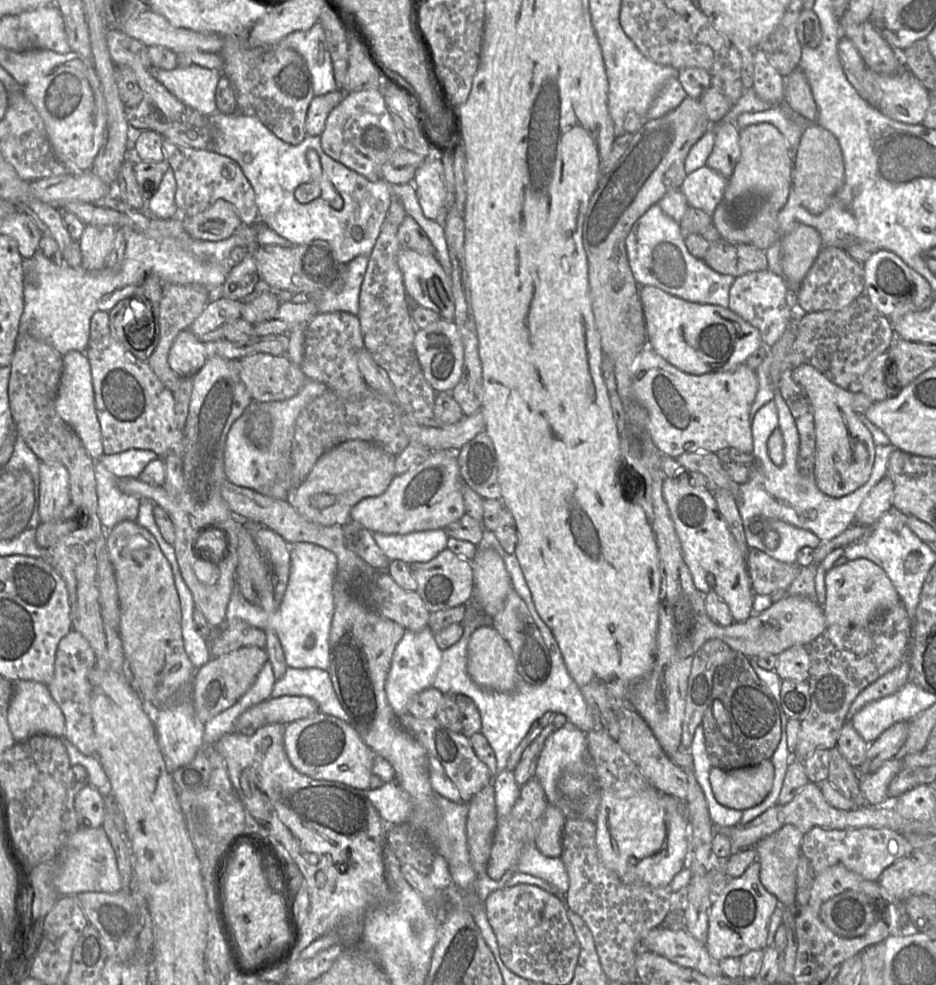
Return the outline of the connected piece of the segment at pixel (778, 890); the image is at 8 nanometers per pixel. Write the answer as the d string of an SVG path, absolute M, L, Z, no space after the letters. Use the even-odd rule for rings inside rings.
M788 824L759 841L754 847L760 863L760 882L780 903L795 912L797 866L802 854L801 845L804 834L794 825Z

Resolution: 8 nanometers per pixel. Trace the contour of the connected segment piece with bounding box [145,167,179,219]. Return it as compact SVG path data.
M170 167L160 183L157 192L145 201L147 212L155 218L168 219L178 215L175 202L177 183L173 169Z

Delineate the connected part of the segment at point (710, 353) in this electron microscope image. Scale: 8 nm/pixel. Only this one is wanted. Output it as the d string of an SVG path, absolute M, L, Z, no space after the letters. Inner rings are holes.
M650 285L640 286L639 297L646 324L648 347L676 368L694 375L729 371L746 361L763 345L759 330L729 307L690 302Z

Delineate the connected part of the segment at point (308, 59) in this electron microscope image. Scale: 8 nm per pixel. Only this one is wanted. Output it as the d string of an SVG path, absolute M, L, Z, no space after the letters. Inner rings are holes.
M319 22L307 31L290 33L275 47L289 47L301 55L311 75L314 96L337 90L325 33Z

